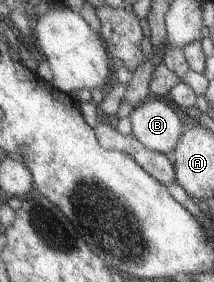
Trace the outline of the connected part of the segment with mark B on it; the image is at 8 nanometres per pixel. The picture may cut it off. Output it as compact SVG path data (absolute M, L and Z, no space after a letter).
M150 98L129 117L133 132L147 148L171 154L183 134L184 125L175 108L157 98Z

